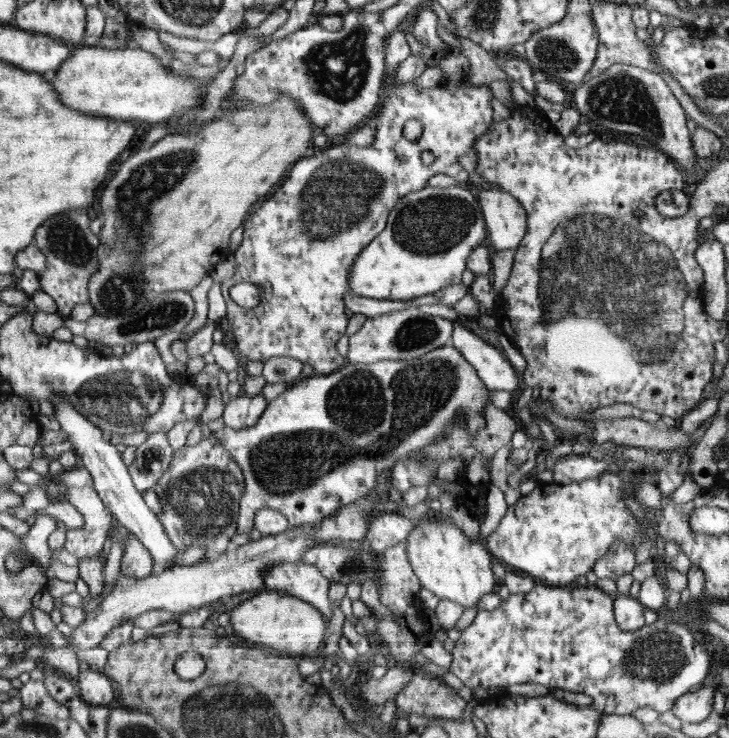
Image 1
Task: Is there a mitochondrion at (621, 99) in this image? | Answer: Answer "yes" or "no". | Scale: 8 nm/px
yes

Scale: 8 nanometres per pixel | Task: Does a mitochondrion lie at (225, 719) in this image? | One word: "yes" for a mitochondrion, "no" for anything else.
yes

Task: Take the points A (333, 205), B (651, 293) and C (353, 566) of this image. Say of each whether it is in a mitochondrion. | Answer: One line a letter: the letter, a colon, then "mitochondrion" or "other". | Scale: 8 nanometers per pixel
A: mitochondrion
B: mitochondrion
C: mitochondrion

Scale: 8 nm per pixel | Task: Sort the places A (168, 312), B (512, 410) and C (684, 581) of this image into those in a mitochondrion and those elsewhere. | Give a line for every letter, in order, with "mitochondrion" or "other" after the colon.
A: mitochondrion
B: other
C: other

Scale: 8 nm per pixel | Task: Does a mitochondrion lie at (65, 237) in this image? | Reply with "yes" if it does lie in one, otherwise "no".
yes

